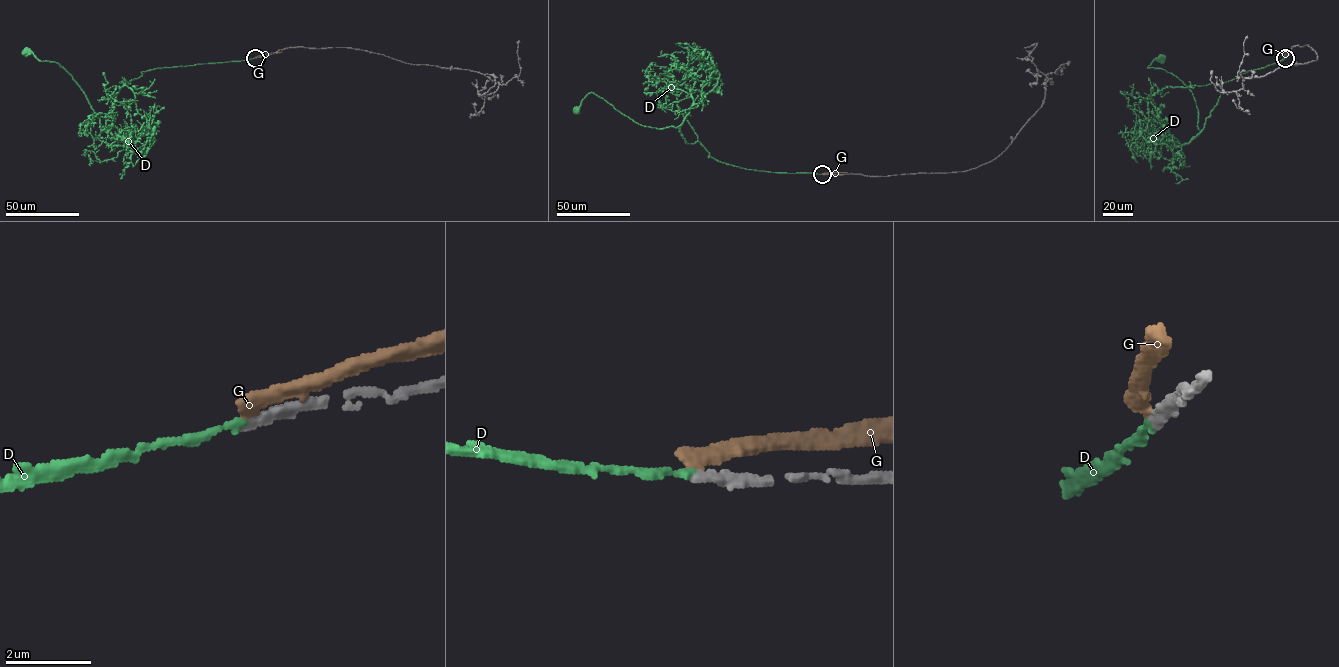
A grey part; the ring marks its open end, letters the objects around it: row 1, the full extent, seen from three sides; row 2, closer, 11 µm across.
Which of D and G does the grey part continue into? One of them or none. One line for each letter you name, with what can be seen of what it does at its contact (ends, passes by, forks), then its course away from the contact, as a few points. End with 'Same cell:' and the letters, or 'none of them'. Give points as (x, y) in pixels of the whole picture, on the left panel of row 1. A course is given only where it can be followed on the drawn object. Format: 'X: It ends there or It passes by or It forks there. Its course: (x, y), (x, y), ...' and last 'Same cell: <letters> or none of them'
D: It ends there. Its course: (255, 58), (141, 72), (119, 91), (105, 130), (70, 74), (59, 64), (40, 61), (26, 52)
Same cell: D

